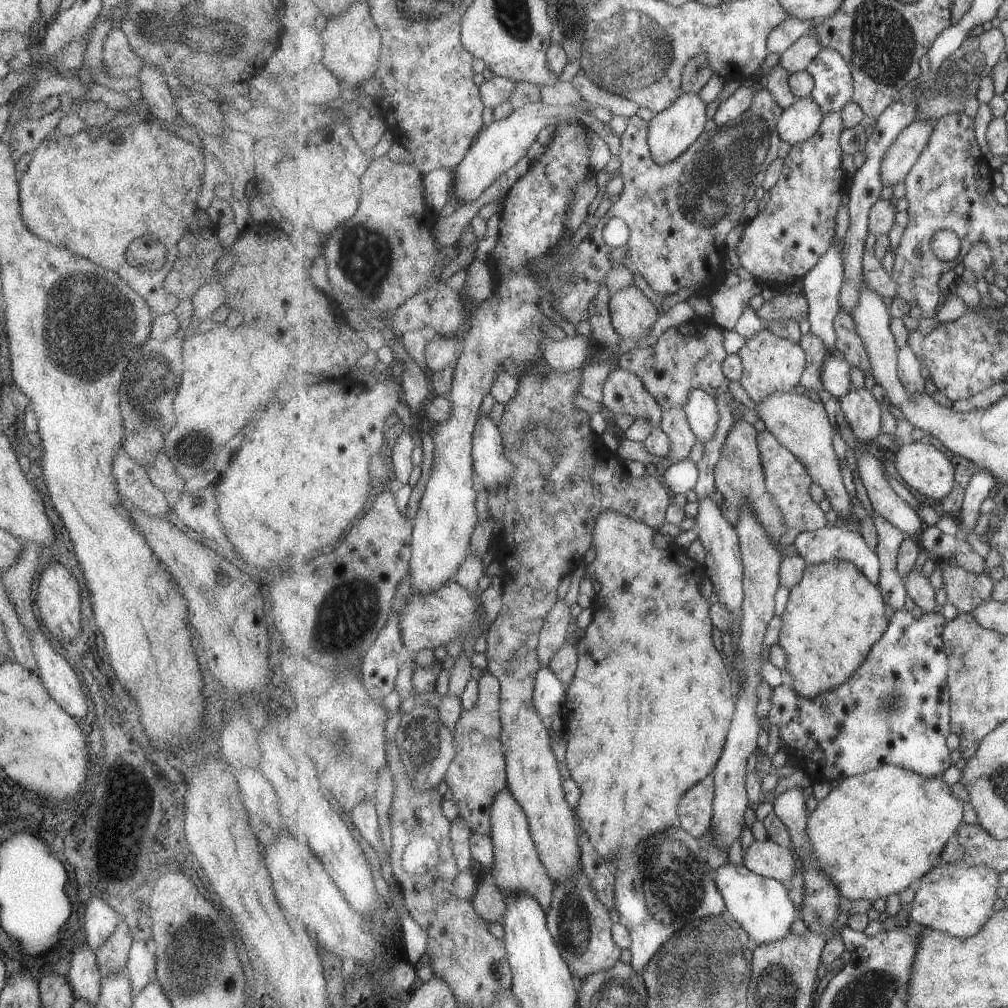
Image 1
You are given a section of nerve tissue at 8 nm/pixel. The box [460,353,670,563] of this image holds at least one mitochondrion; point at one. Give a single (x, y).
(528, 438)

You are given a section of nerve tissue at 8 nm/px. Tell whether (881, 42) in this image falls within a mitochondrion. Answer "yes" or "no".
yes

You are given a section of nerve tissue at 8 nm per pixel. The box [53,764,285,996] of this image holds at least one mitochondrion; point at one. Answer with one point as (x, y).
(194, 957)

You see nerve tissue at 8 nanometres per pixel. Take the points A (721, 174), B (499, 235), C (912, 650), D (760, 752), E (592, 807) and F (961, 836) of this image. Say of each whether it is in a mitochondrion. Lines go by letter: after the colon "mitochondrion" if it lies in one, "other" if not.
A: mitochondrion
B: other
C: other
D: other
E: other
F: other

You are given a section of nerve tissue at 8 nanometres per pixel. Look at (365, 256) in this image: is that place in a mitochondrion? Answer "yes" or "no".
yes

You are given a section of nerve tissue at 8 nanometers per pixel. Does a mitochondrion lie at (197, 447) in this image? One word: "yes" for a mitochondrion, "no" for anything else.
yes

